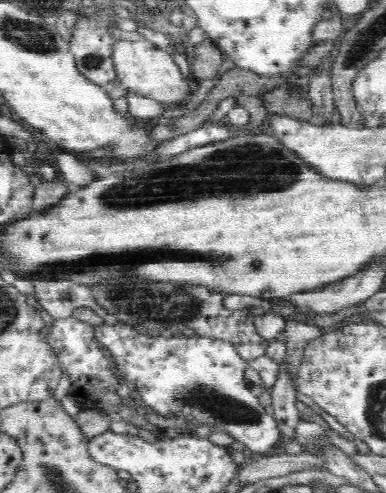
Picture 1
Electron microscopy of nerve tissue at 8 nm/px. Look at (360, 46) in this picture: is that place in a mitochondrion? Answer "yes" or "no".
yes

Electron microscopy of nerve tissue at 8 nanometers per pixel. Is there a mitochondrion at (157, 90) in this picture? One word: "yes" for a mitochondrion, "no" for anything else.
no

